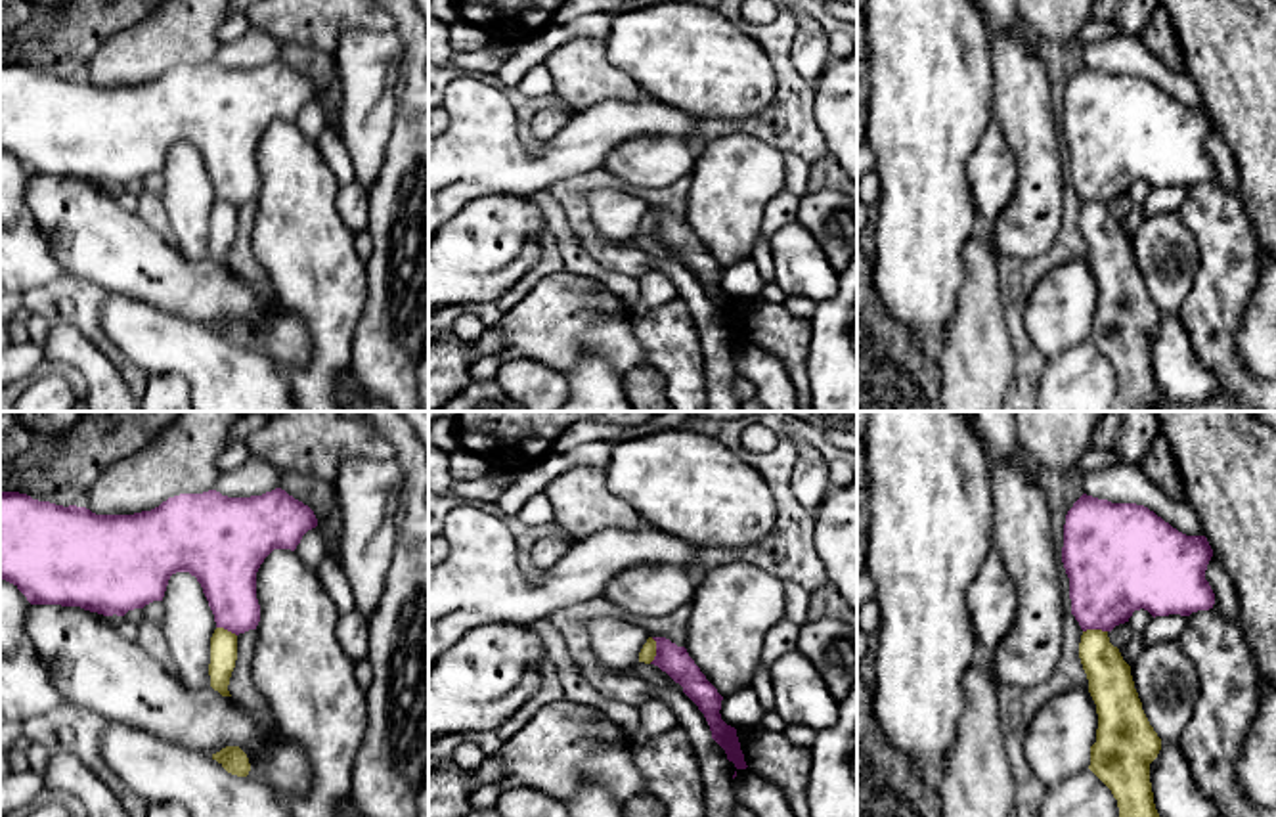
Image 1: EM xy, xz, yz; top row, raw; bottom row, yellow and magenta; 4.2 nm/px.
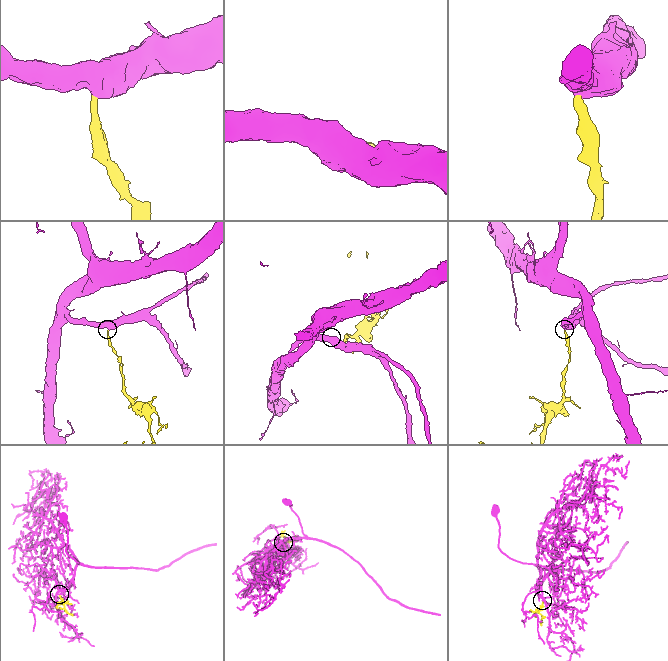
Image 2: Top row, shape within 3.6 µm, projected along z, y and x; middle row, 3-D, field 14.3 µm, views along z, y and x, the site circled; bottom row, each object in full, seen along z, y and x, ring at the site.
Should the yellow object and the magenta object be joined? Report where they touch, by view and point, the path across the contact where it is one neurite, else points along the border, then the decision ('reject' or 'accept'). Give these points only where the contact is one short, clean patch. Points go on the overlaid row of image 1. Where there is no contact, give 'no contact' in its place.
meets yellow in xz at (655, 651); border along xz (653, 638), (655, 657), (649, 662); reject

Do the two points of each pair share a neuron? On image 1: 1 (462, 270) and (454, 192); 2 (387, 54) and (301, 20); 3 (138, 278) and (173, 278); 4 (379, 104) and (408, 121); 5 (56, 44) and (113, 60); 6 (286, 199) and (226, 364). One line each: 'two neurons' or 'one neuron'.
1: two neurons
2: two neurons
3: one neuron
4: two neurons
5: two neurons
6: two neurons

